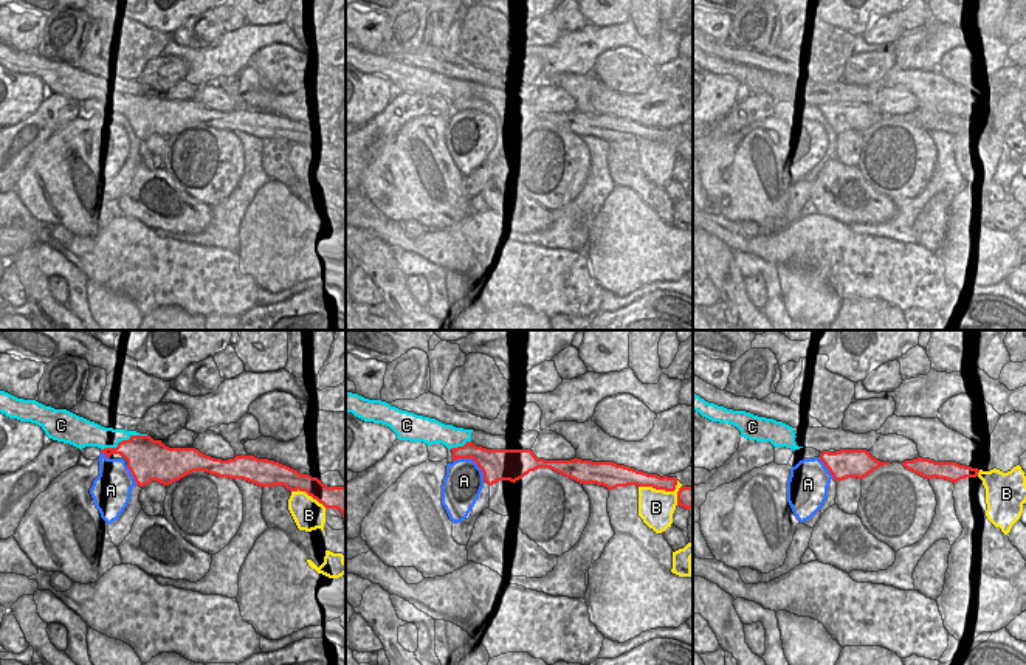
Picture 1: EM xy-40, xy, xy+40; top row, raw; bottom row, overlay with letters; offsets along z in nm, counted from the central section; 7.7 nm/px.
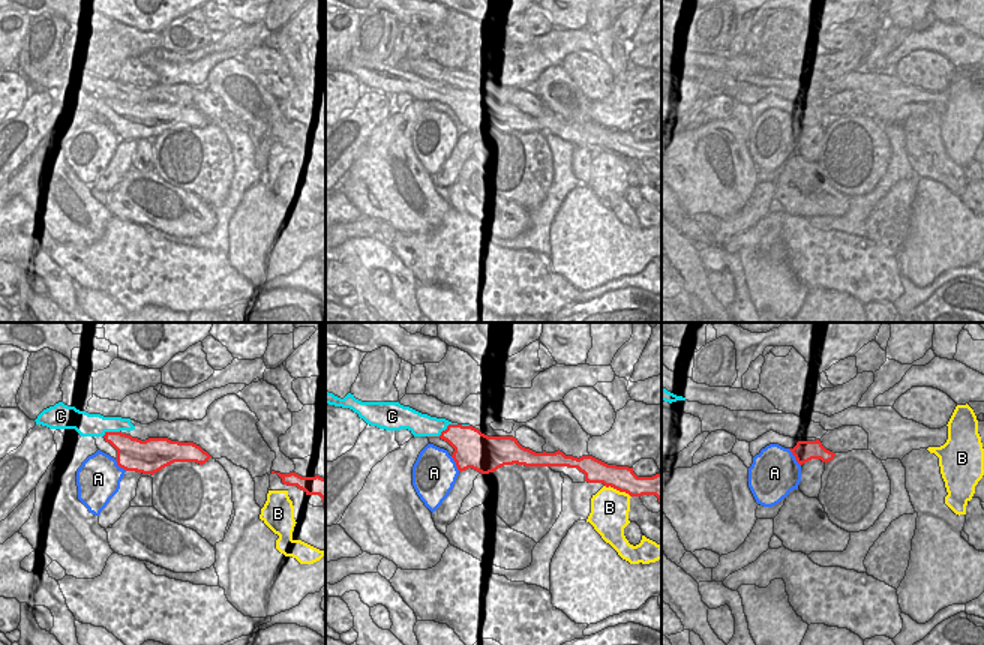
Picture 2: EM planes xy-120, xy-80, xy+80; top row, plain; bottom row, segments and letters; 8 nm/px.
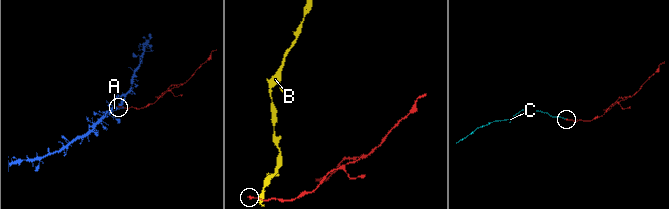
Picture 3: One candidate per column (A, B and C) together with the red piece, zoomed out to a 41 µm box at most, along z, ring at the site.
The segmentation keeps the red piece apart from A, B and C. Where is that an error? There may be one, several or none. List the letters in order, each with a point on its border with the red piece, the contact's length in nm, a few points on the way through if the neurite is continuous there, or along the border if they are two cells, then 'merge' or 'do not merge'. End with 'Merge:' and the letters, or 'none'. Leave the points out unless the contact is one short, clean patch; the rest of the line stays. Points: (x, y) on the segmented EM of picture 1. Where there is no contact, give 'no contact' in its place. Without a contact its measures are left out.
A: meets red in xy at (473, 459); contact 300 nm long; do not merge
B: meets red in xy at (664, 489); contact 340 nm long; border along xy (639, 485), (674, 490), (678, 504); do not merge
C: meets red in xy-40 at (123, 441); contact 380 nm long; merge
Merge: C

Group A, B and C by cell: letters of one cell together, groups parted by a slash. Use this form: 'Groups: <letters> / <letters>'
Groups: A / B / C.

